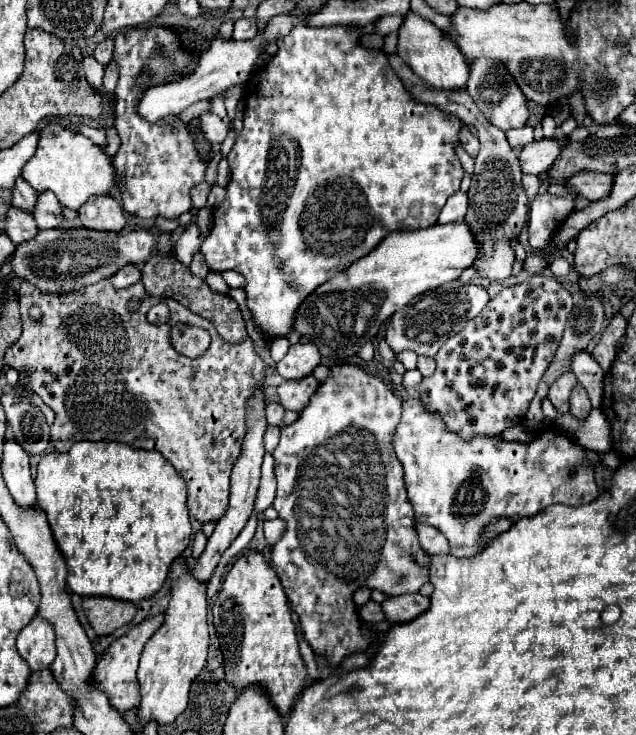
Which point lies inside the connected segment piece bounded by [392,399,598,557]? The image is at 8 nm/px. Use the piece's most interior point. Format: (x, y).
(457, 486)

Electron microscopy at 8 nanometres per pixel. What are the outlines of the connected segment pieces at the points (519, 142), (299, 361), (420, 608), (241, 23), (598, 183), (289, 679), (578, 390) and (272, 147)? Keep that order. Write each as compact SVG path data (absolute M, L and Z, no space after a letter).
M524 125L524 127L520 127L520 129L508 131L506 137L508 137L508 143L510 143L512 147L524 147L524 145L528 145L530 141L534 141L534 129L532 129L530 125Z
M298 343L290 345L286 357L276 365L276 369L284 379L302 379L312 375L316 365L320 365L318 349L312 343Z
M408 593L408 595L398 595L398 597L386 597L380 607L386 615L386 621L390 623L406 623L424 613L430 605L430 599L420 595L420 593Z
M238 19L238 21L234 23L234 35L232 35L232 39L236 39L236 41L254 39L256 33L258 33L256 19Z
M582 171L580 175L574 175L572 179L566 181L572 183L572 187L576 187L578 195L594 201L594 199L602 199L608 195L610 187L612 187L612 175L608 173L596 173L596 171Z
M246 551L242 557L238 557L232 563L232 567L224 575L222 589L216 595L212 613L214 613L214 627L220 639L220 649L224 655L224 667L226 667L228 681L234 683L238 691L252 683L262 683L272 695L274 707L282 715L286 715L294 699L306 687L306 667L298 651L298 641L294 635L294 623L290 619L290 607L288 607L286 593L262 551Z
M576 385L570 395L570 415L578 421L584 421L590 415L590 411L592 411L592 405L586 391L580 385Z
M298 23L290 35L278 41L278 53L264 67L258 67L248 83L246 91L246 111L244 129L238 135L232 151L228 153L230 181L226 187L226 197L214 211L214 227L210 235L200 245L200 255L204 257L210 271L236 271L246 277L246 297L248 309L254 323L264 333L266 341L274 337L284 337L290 333L290 325L298 305L324 281L328 281L336 271L350 267L356 259L368 255L388 233L396 229L422 229L436 223L446 199L460 189L460 179L464 175L462 165L454 153L454 143L458 141L460 119L450 113L440 111L434 105L416 103L406 93L400 79L392 73L388 59L382 51L368 51L356 45L358 33L350 33L346 27L308 27Z

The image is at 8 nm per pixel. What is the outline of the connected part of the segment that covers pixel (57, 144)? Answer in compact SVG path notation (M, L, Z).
M48 121L42 131L44 135L40 135L36 153L28 159L22 171L22 177L36 191L52 191L60 199L60 205L74 211L84 205L90 195L110 193L114 185L114 167L110 157L92 139L70 129L56 127L56 121Z

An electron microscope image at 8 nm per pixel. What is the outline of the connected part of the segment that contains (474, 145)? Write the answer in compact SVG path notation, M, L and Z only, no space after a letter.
M463 125L459 131L459 140L465 151L473 158L476 158L480 149L480 143L466 125Z

